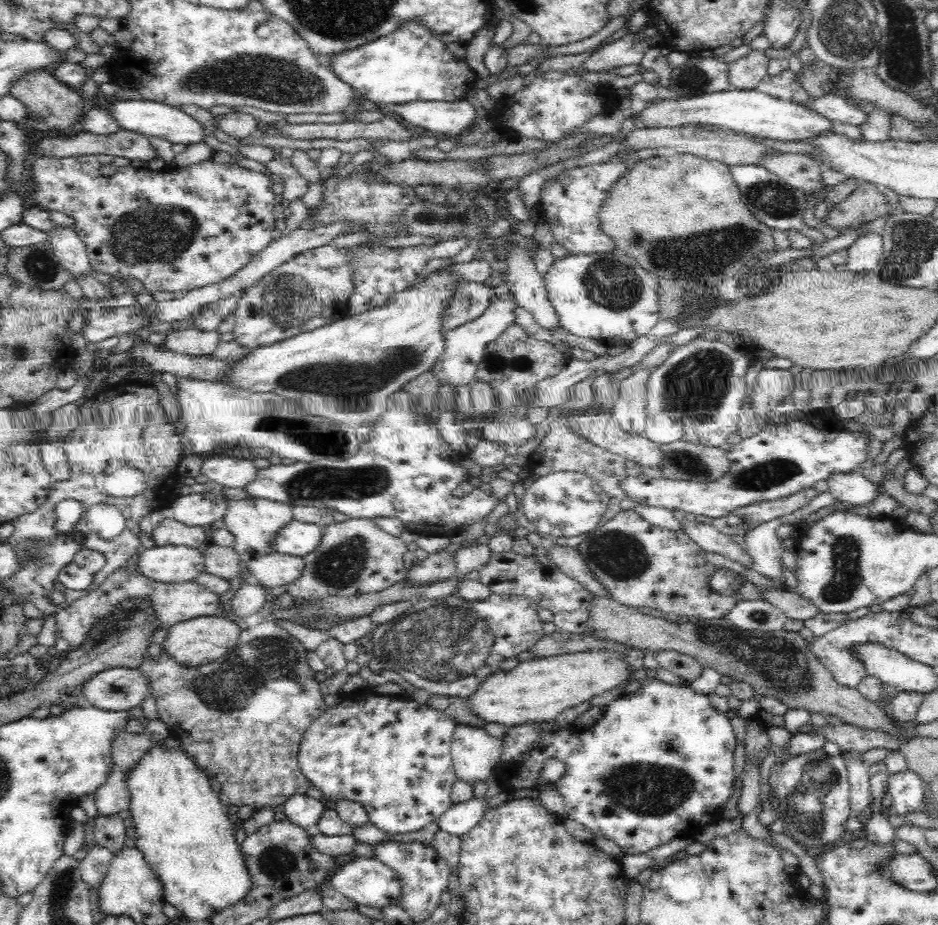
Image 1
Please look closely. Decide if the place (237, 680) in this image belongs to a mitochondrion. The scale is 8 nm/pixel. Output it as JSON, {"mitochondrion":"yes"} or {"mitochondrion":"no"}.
{"mitochondrion":"yes"}

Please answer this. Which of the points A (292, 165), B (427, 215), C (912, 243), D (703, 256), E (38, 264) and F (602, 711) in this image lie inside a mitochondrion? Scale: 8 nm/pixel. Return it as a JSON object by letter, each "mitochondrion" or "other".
{"A":"other","B":"mitochondrion","C":"mitochondrion","D":"mitochondrion","E":"mitochondrion","F":"other"}

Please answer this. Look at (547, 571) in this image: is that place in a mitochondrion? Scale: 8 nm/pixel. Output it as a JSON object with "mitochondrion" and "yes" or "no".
{"mitochondrion":"no"}

